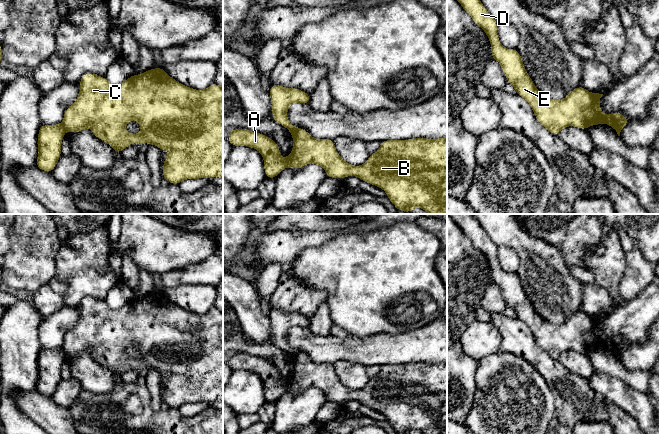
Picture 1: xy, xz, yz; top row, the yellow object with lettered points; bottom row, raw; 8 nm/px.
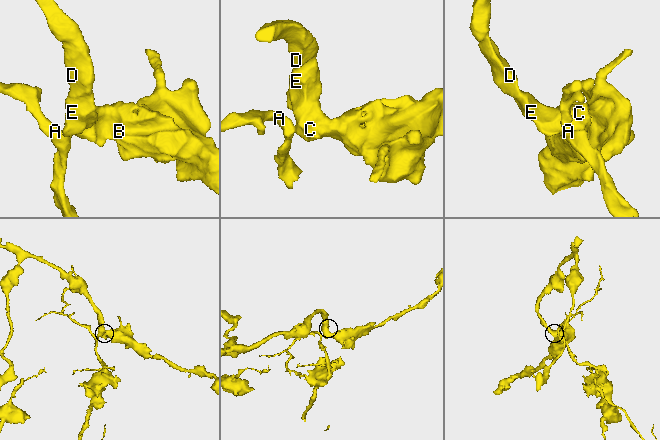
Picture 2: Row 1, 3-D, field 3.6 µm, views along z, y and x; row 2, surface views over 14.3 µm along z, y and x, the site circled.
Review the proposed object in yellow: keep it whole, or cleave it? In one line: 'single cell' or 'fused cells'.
fused cells

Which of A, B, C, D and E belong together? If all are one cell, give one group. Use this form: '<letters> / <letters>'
A / B C D E

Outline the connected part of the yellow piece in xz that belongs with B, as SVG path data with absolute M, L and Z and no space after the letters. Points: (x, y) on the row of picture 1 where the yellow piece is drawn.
M276 84L270 86L269 94L273 121L288 129L293 137L292 152L286 157L290 168L300 169L310 163L320 165L328 178L356 176L383 189L398 211L413 212L414 208L419 207L429 214L447 214L447 136L437 139L384 140L363 165L354 166L341 158L333 139L315 139L305 129L295 127L289 122L289 106L296 102L309 105L309 93Z

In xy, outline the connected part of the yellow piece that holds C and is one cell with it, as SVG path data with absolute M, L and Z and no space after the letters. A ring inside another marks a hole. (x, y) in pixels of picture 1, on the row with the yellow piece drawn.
M152 68L139 75L133 74L131 77L117 85L109 83L105 77L95 75L94 73L86 73L80 79L80 91L76 101L65 110L62 125L66 131L72 133L81 132L84 128L89 127L94 136L109 144L115 150L116 155L120 154L123 149L135 142L153 144L157 146L160 151L168 149L169 153L167 154L167 157L164 160L164 166L161 169L163 171L162 177L164 177L169 184L178 185L186 179L223 177L223 87L215 82L205 90L199 91L179 83L177 80L170 77L164 68ZM131 120L136 120L139 123L141 130L140 134L132 134L126 131L125 125Z

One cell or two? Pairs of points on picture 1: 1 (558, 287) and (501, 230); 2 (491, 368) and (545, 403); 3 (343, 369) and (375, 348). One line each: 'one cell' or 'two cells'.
1: one cell
2: one cell
3: two cells

